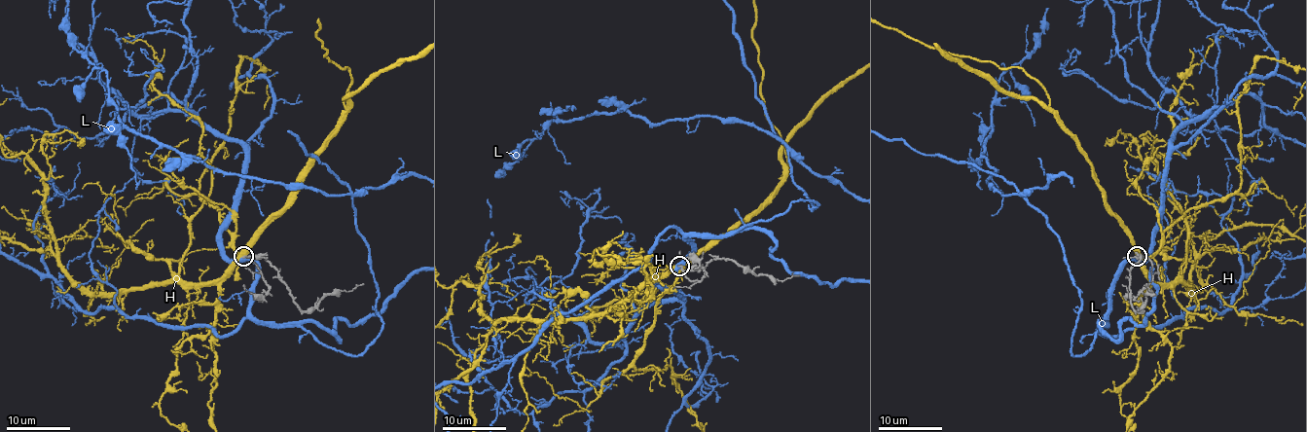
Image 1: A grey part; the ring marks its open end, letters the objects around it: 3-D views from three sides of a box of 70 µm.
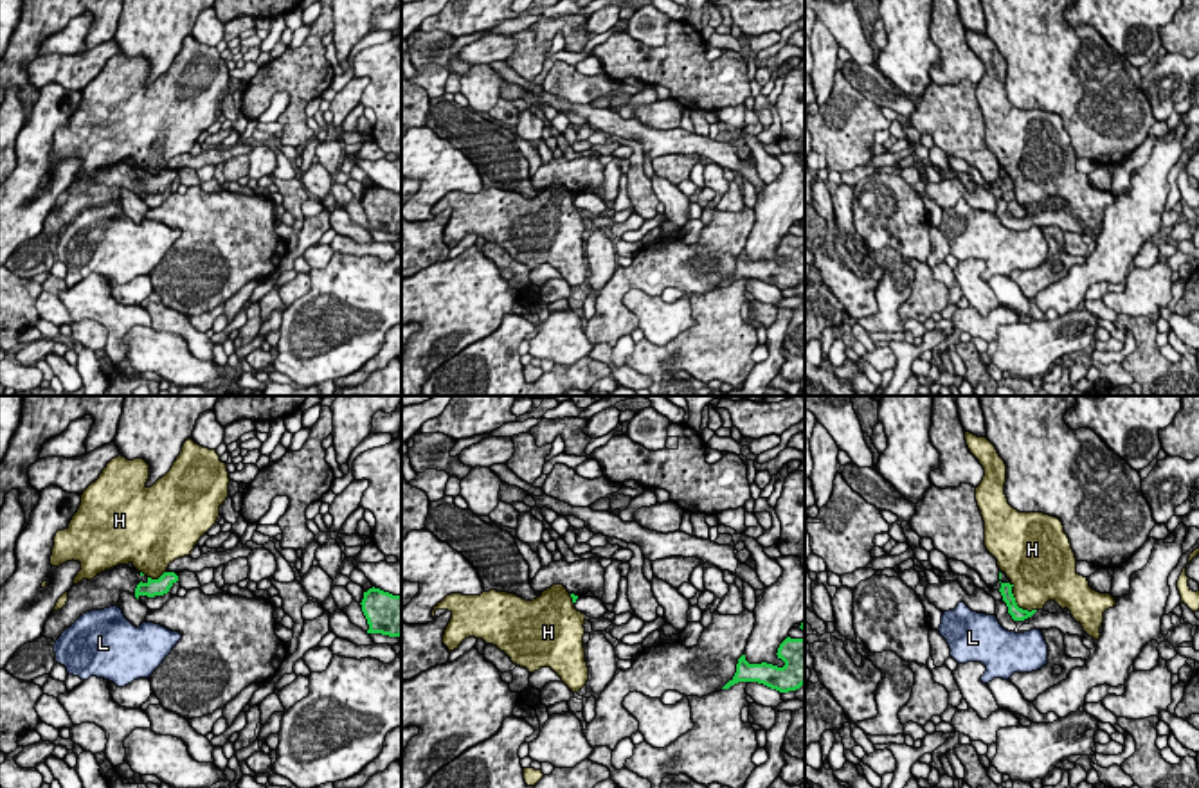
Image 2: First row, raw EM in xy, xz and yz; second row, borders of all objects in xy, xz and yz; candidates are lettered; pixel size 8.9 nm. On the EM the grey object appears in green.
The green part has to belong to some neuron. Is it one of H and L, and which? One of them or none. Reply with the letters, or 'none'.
none

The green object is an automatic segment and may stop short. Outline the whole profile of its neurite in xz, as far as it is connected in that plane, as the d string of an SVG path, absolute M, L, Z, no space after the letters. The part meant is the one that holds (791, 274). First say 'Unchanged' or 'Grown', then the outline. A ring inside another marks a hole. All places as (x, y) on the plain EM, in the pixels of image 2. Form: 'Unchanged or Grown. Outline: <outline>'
Unchanged. Outline: M787 234L776 252L785 259L783 264L767 259L749 261L742 252L735 273L722 286L738 279L758 279L780 290L799 286L805 281L805 236Z

